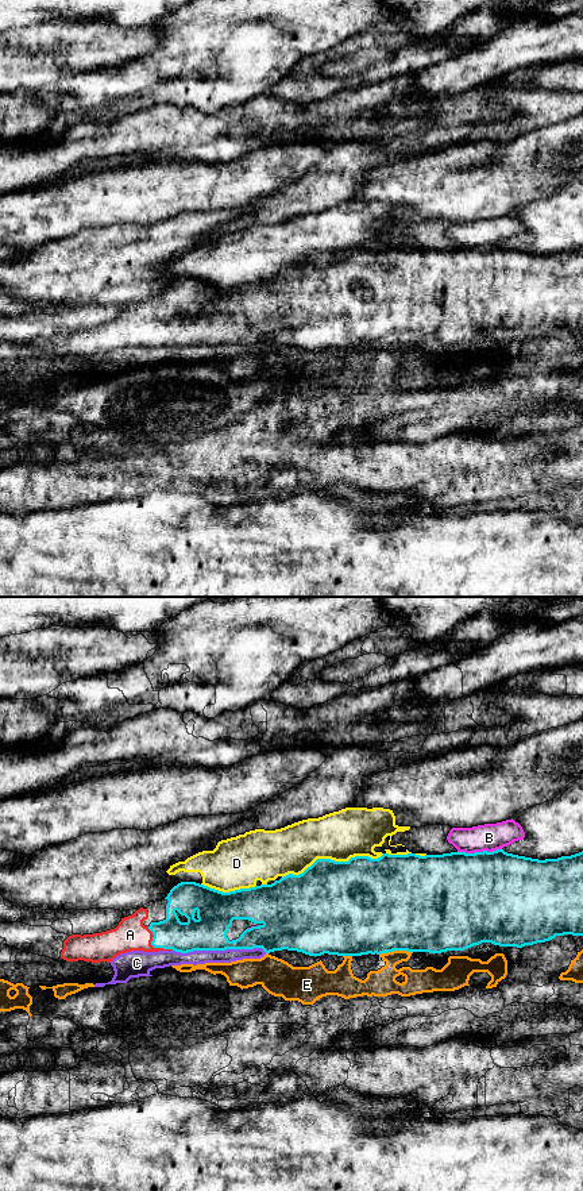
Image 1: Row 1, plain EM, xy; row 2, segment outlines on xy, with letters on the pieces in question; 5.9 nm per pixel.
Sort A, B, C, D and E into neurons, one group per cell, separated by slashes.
A C / B / D / E

